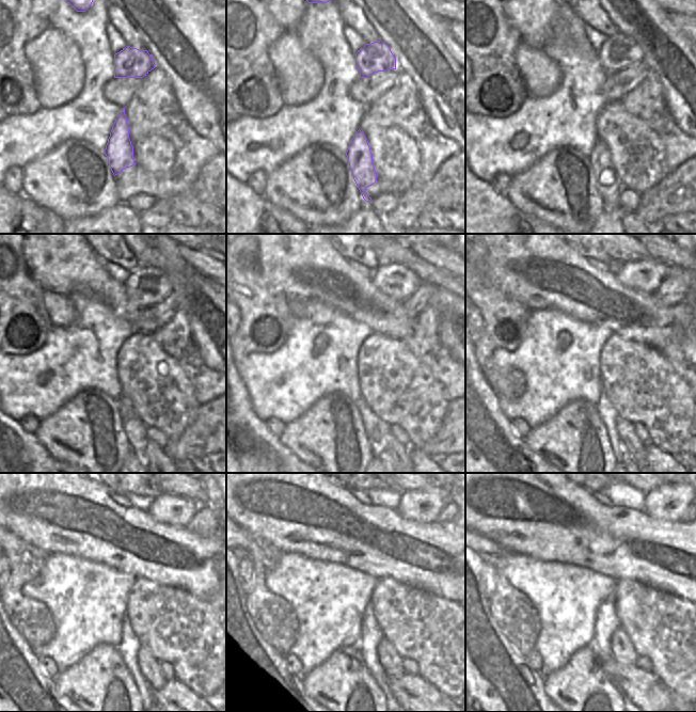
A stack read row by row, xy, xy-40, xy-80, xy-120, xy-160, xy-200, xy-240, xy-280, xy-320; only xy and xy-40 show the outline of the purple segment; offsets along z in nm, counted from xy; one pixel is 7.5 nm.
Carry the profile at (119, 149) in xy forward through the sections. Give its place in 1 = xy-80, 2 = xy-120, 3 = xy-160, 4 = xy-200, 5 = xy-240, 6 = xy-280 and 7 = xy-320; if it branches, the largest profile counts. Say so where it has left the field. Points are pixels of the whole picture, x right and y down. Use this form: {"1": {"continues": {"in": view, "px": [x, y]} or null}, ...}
{"1": {"continues": {"in": "xy-80", "px": [608, 185]}}, "2": {"continues": {"in": "xy-120", "px": [136, 430]}}, "3": {"continues": {"in": "xy-160", "px": [370, 422]}}, "4": {"continues": {"in": "xy-200", "px": [605, 410]}}, "5": {"continues": {"in": "xy-240", "px": [129, 650]}}, "6": {"continues": {"in": "xy-280", "px": [367, 649]}}, "7": {"continues": {"in": "xy-320", "px": [602, 647]}}}

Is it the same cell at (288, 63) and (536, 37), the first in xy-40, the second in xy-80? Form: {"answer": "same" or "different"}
{"answer": "different"}

